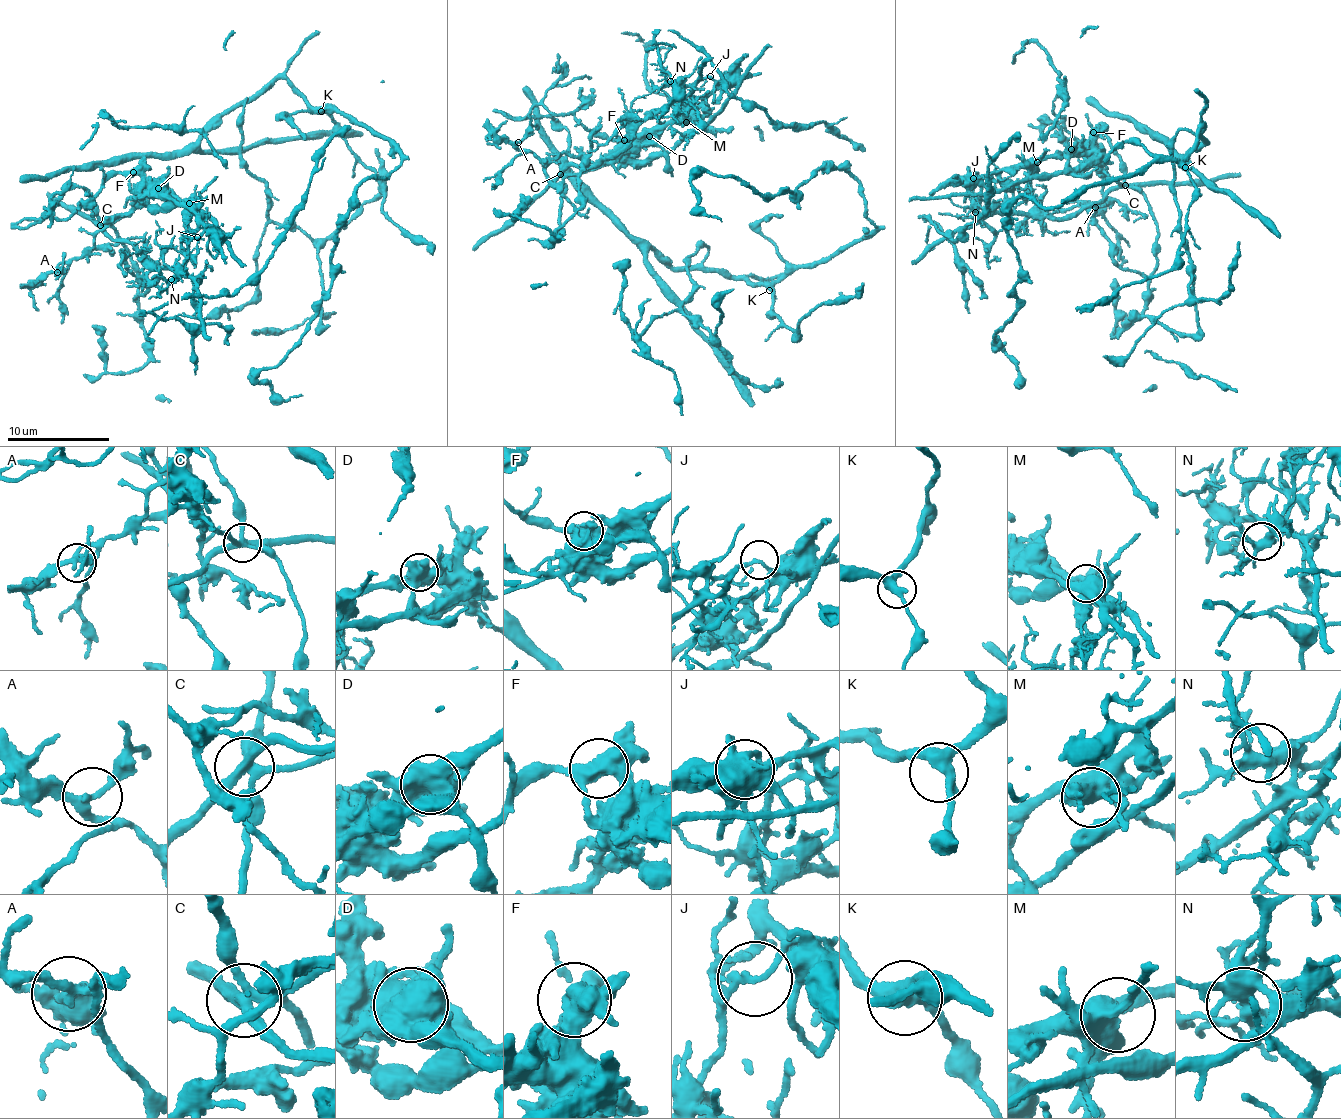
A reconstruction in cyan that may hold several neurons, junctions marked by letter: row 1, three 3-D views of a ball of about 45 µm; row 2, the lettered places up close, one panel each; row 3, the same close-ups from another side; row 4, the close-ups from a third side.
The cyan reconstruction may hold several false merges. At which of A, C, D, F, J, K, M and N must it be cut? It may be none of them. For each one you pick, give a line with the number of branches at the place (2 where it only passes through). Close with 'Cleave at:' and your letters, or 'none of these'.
C: Branches: 5
D: Branches: 4
F: Branches: 4
J: Branches: 3
Cleave at: C, D, F, J

